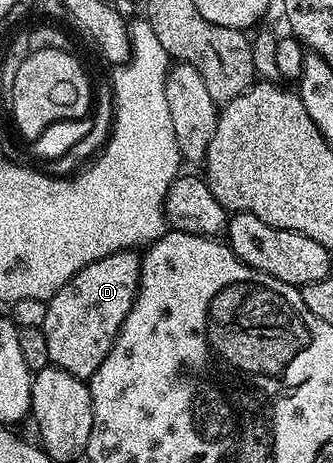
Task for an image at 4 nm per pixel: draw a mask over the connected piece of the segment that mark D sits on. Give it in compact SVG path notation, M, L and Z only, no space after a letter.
M132 250L115 252L78 270L48 301L43 329L51 363L82 381L92 377L110 354L139 288L140 256Z

